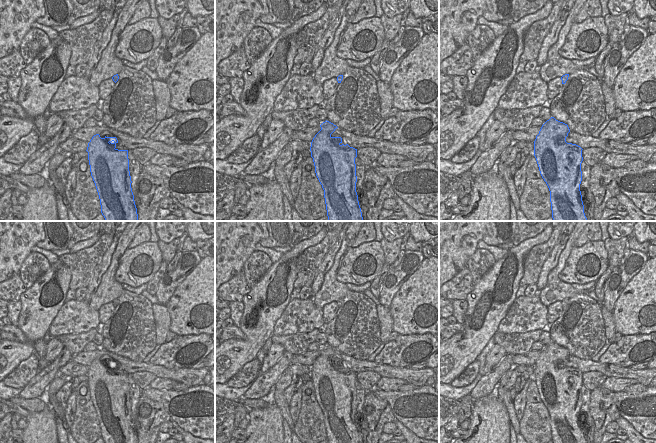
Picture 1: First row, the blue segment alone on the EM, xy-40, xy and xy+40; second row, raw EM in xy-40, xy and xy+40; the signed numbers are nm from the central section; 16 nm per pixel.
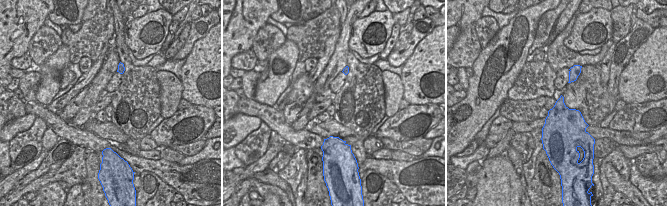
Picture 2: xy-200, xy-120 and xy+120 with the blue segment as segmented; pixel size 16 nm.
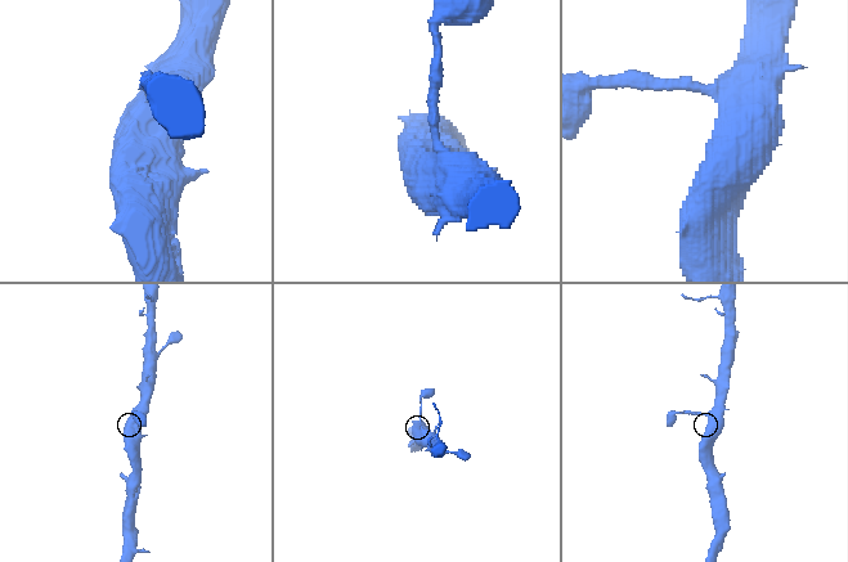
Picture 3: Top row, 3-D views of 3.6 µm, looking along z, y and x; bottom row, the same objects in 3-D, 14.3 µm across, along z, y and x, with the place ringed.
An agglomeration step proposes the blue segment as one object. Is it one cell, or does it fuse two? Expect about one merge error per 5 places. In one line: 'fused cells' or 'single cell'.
single cell

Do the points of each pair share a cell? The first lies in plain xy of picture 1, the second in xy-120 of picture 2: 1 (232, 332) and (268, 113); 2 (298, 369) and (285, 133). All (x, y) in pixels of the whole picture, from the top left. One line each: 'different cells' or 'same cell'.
1: same cell
2: same cell

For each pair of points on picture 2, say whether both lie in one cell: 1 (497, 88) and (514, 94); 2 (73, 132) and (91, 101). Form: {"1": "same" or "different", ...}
{"1": "different", "2": "different"}

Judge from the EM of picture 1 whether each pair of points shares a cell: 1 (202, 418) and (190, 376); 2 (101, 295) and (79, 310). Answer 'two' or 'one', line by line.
1: two
2: two

